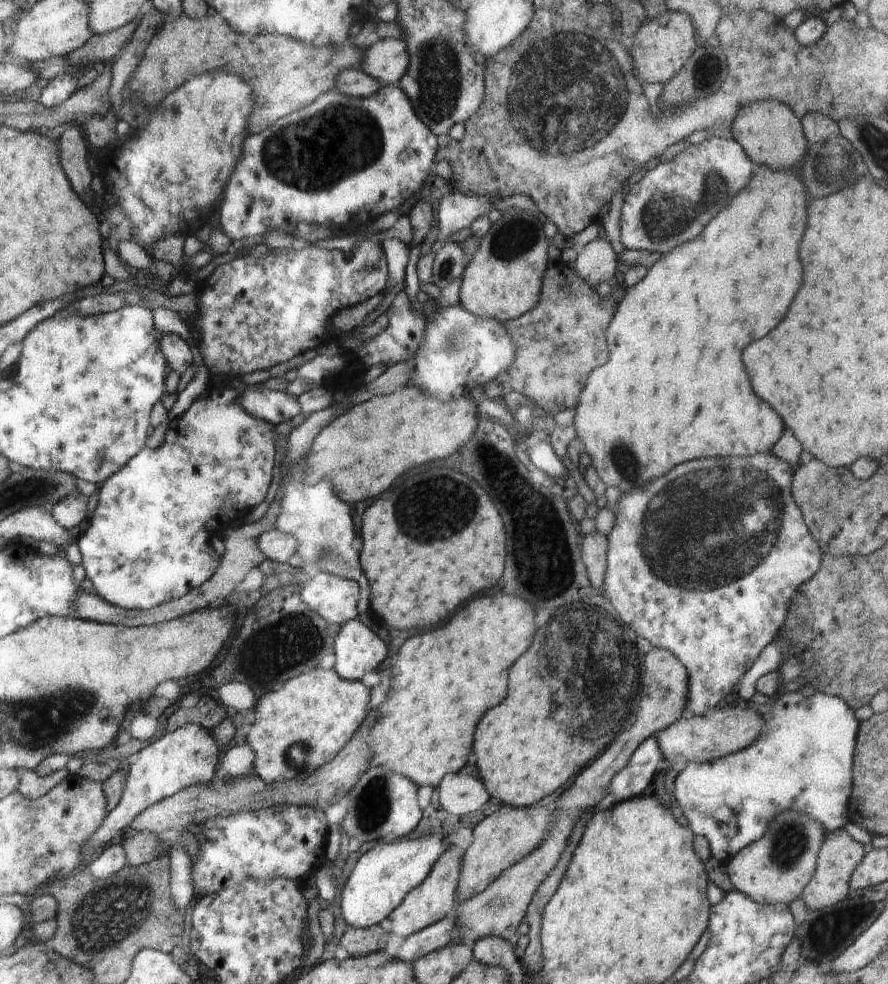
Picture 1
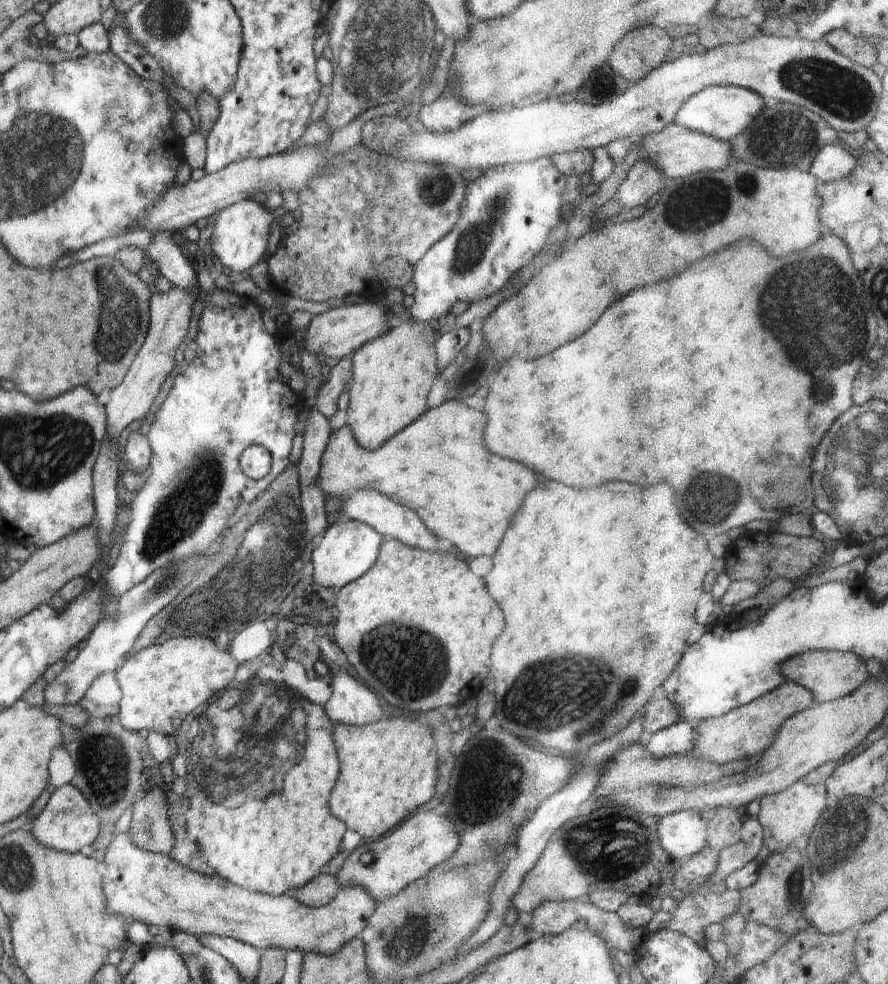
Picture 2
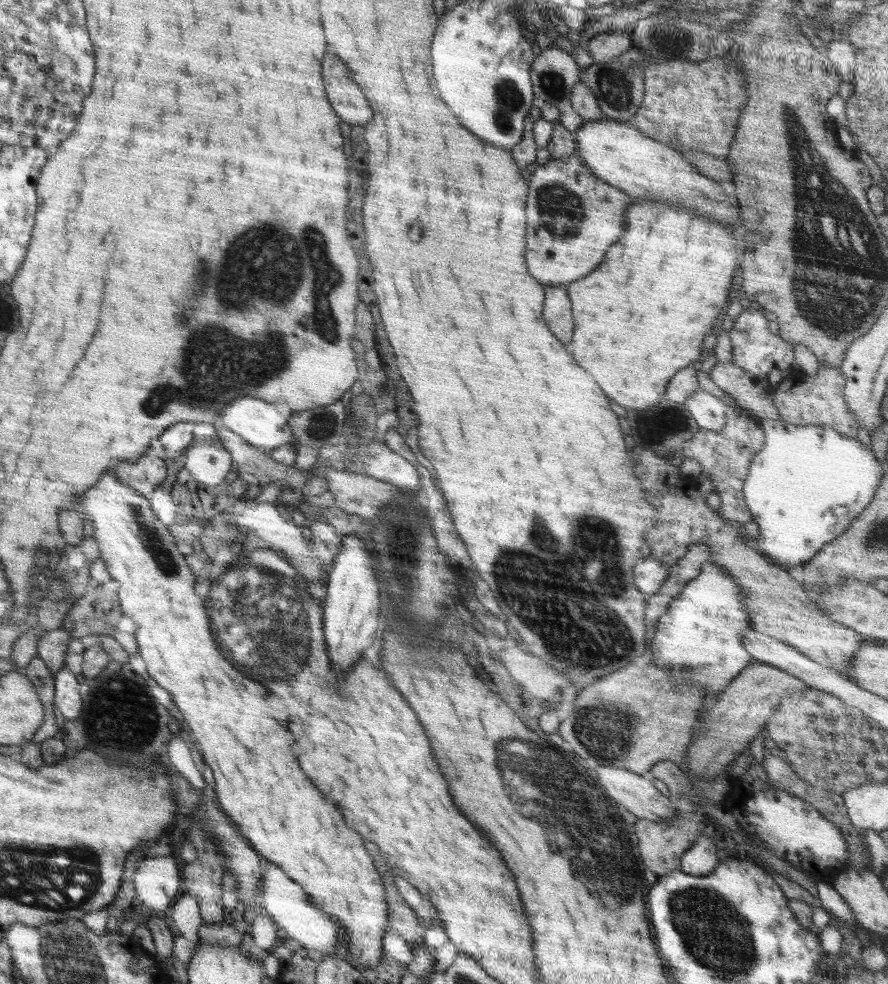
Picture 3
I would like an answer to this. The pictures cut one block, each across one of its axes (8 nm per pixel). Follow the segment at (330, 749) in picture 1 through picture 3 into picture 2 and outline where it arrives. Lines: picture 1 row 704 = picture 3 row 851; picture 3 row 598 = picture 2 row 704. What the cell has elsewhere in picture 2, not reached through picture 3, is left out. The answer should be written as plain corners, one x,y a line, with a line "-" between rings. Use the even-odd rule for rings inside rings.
175,637
168,638
161,644
152,644
130,656
124,666
114,673
122,694
118,705
118,720
122,728
134,733
146,729
168,736
178,734
188,714
200,711
202,704
220,693
220,690
232,686
238,668
239,664
230,656
228,650
219,651
208,638

